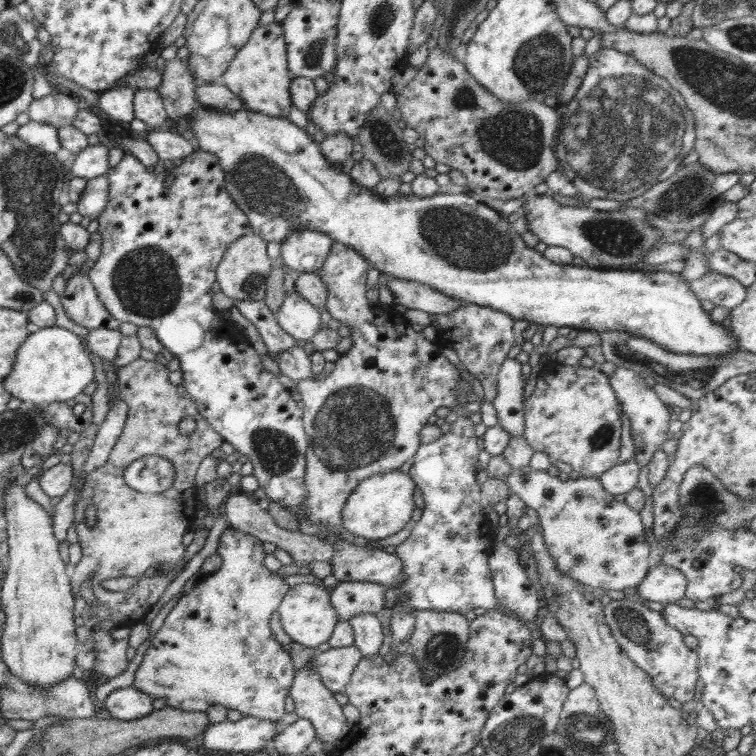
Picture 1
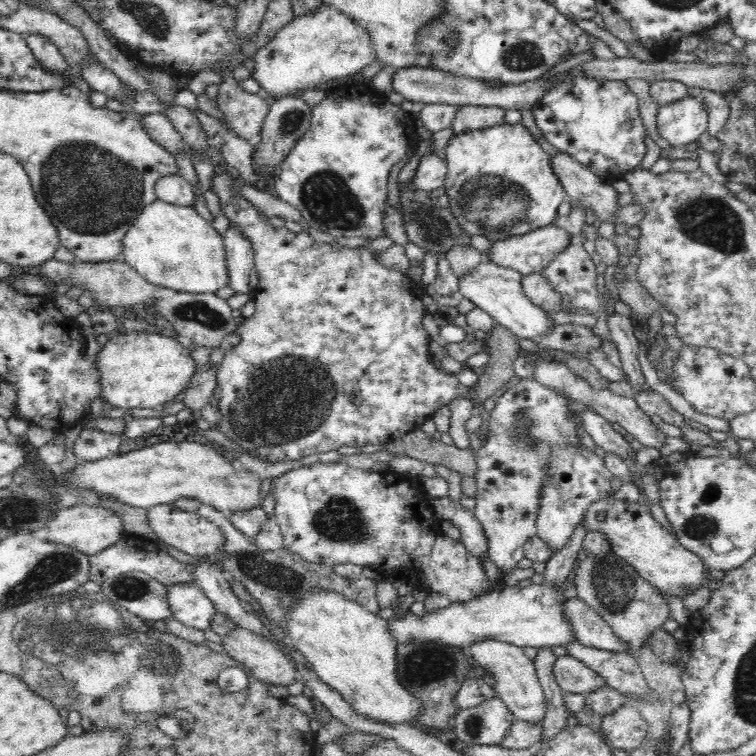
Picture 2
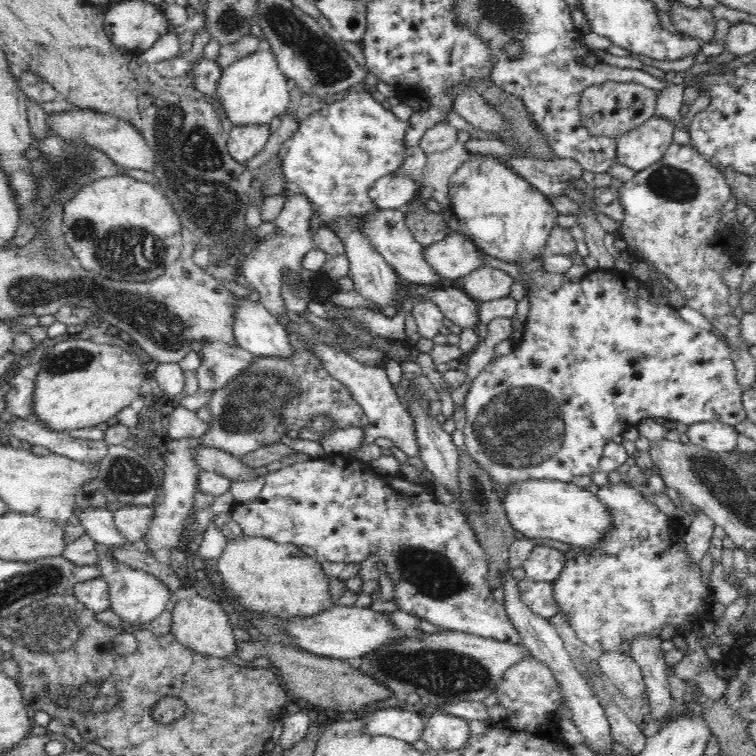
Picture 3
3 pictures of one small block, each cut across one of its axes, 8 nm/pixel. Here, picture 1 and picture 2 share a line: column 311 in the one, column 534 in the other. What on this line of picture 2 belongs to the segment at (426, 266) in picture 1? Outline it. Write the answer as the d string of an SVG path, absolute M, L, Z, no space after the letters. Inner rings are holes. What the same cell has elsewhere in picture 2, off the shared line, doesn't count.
M521 124L492 125L484 130L466 132L454 136L445 154L448 173L445 179L445 192L449 197L449 208L458 223L471 235L480 234L491 241L506 240L527 232L552 225L558 218L559 206L566 198L565 188L556 177L551 155L542 150L533 134Z

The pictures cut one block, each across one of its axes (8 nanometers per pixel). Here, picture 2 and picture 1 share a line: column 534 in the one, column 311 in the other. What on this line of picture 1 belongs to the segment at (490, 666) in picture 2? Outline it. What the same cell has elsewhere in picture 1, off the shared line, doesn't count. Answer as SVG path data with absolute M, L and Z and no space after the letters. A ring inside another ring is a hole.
M307 664L294 674L289 694L294 701L296 714L313 724L320 742L326 742L328 746L332 746L335 749L348 736L350 726L347 724L346 717L342 713L342 706L336 701L334 694L324 687L322 677L315 669L316 666L313 666L312 669L309 667L312 666Z

